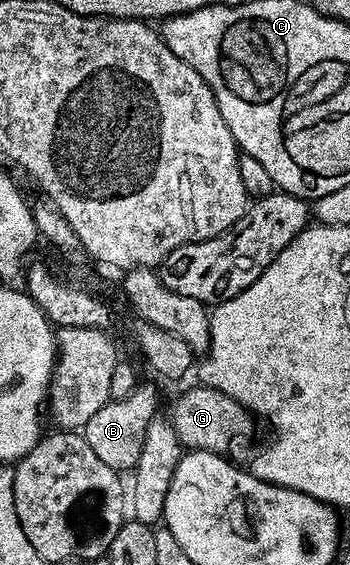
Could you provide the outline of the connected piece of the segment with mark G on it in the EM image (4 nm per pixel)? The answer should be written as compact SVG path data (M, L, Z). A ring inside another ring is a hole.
M200 387L189 389L173 405L171 420L177 438L186 450L228 454L236 437L249 437L253 433L253 421L249 410L244 409L235 399L220 393L218 389Z

